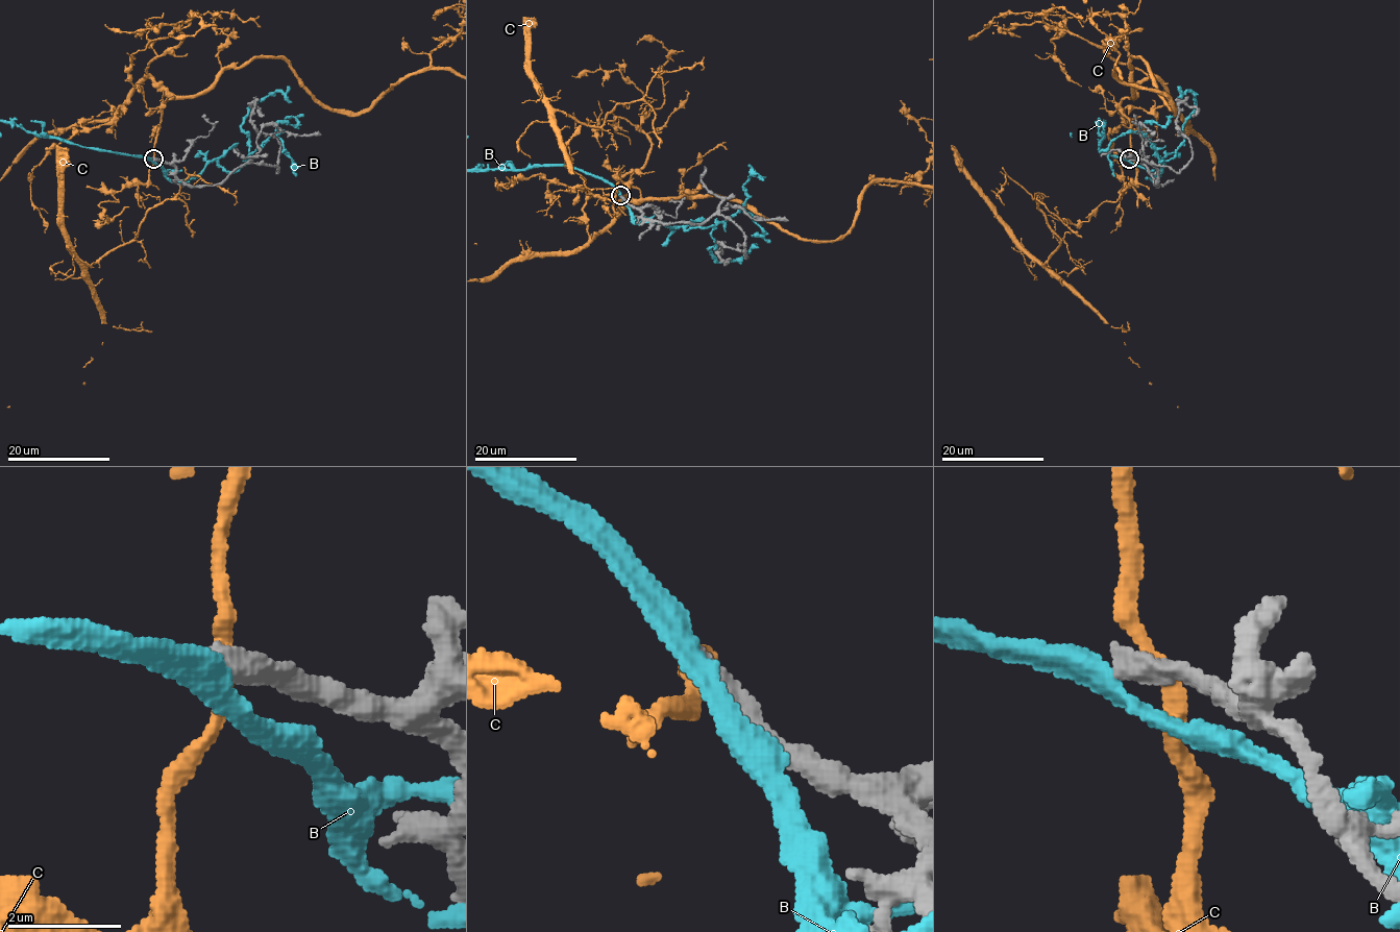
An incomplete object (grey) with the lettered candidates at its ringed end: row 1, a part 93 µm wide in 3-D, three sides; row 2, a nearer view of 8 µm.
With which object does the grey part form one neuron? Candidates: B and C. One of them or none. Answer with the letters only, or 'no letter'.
no letter

